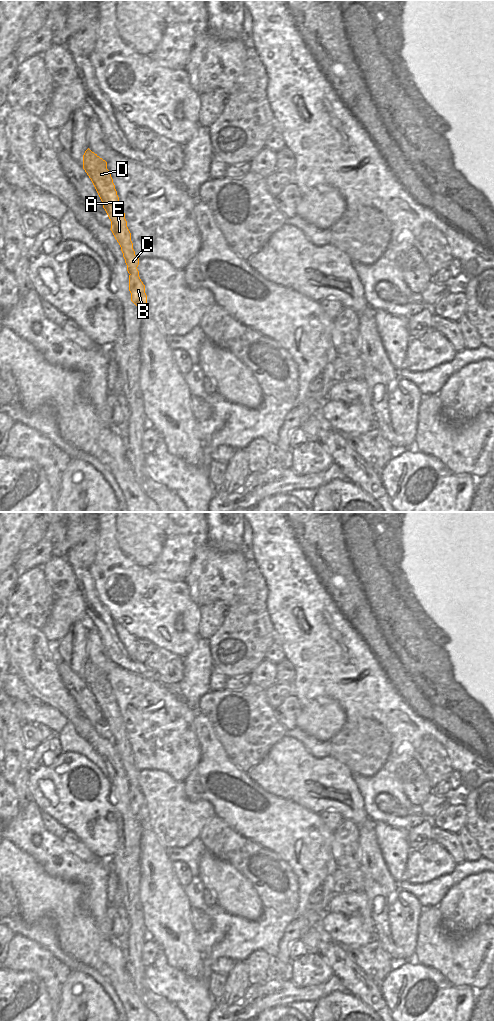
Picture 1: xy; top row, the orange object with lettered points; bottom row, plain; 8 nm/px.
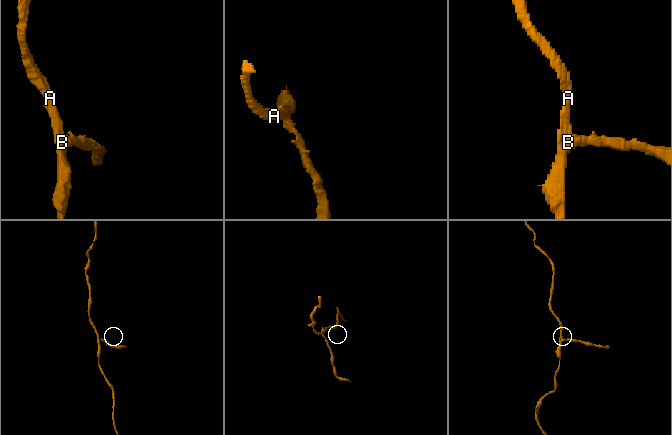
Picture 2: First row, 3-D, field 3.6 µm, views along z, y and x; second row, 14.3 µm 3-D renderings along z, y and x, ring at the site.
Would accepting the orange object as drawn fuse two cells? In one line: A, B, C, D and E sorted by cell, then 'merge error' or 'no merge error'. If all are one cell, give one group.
A C D E / B; merge error

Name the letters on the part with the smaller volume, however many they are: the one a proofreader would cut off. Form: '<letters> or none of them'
B.

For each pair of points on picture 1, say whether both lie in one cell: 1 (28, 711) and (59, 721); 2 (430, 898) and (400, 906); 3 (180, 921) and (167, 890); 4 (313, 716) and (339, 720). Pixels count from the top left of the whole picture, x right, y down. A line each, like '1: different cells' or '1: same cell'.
1: same cell
2: different cells
3: same cell
4: same cell

